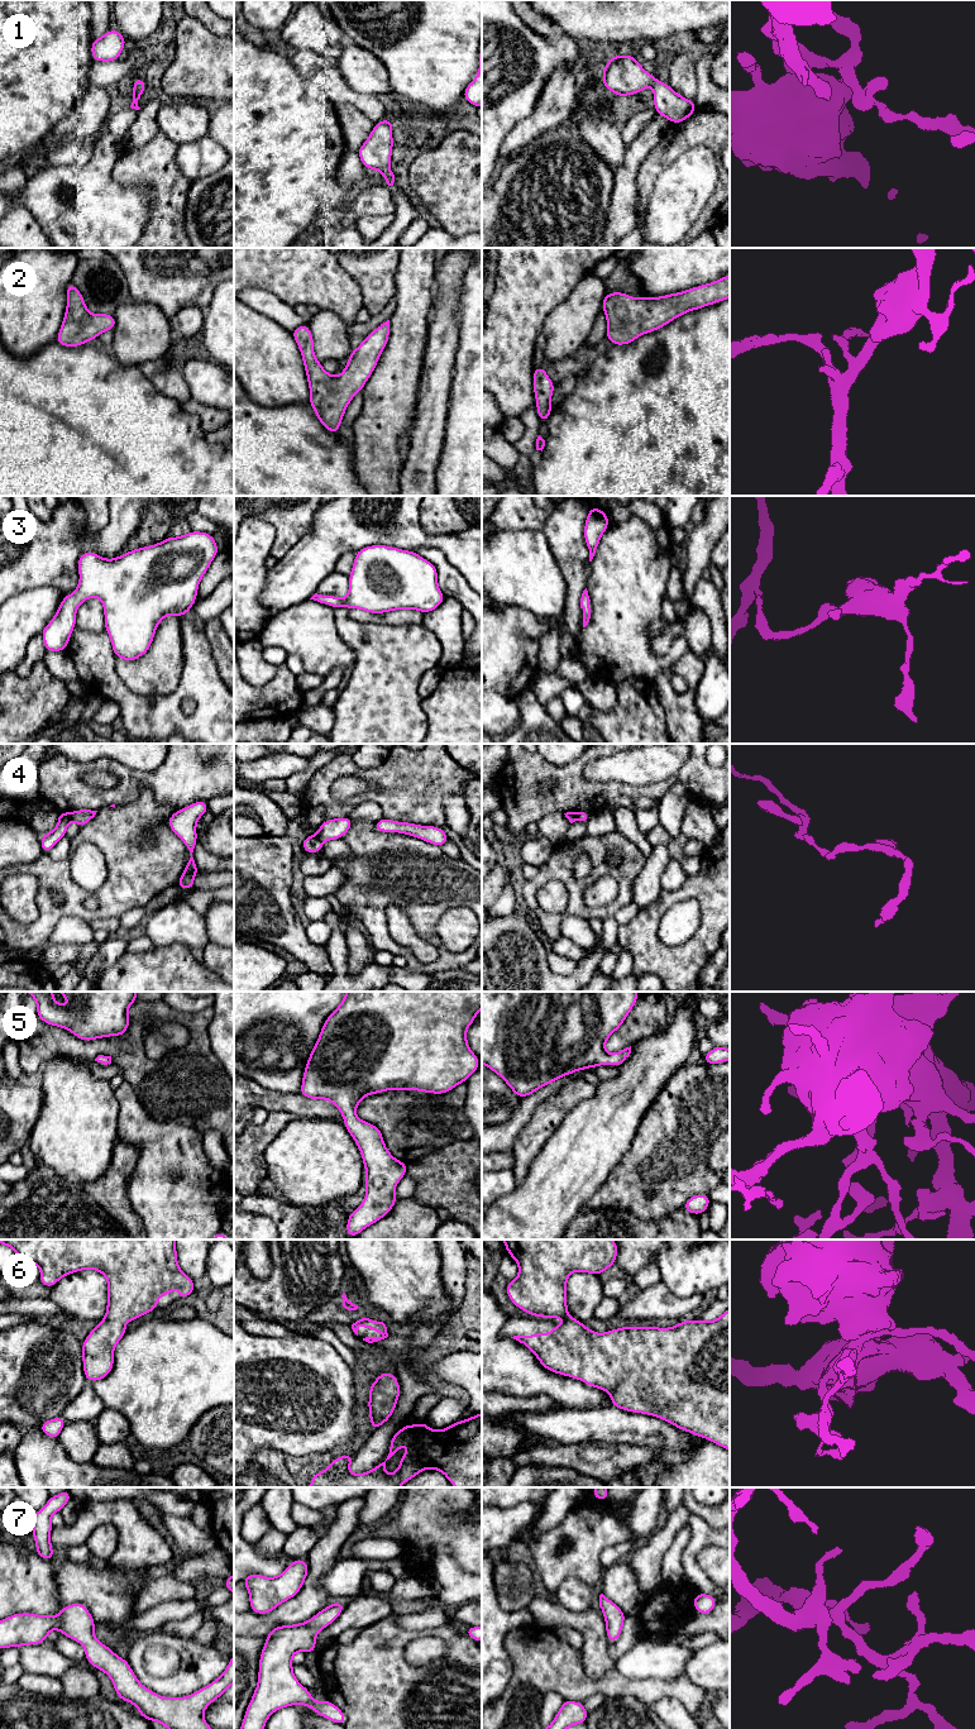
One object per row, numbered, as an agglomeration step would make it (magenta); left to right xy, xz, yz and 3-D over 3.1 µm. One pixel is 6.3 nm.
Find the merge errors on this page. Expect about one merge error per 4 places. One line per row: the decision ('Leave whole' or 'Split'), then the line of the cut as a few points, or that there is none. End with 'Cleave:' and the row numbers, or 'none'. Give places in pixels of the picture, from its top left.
1: Leave whole. No split
2: Leave whole. No split
3: Leave whole. No split
4: Split. Split along xy (70, 813), (71, 820)
5: Leave whole. No split
6: Leave whole. No split
7: Leave whole. No split
Cleave: 4

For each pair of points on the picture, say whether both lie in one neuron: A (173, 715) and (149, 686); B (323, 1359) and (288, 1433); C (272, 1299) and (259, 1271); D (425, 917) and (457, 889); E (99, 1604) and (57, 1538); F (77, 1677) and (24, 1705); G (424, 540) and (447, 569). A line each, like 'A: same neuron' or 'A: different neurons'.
A: different neurons
B: same neuron
C: different neurons
D: same neuron
E: different neurons
F: different neurons
G: different neurons

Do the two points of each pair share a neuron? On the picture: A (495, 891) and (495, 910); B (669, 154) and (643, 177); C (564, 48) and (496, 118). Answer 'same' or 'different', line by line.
A: different
B: same
C: same

